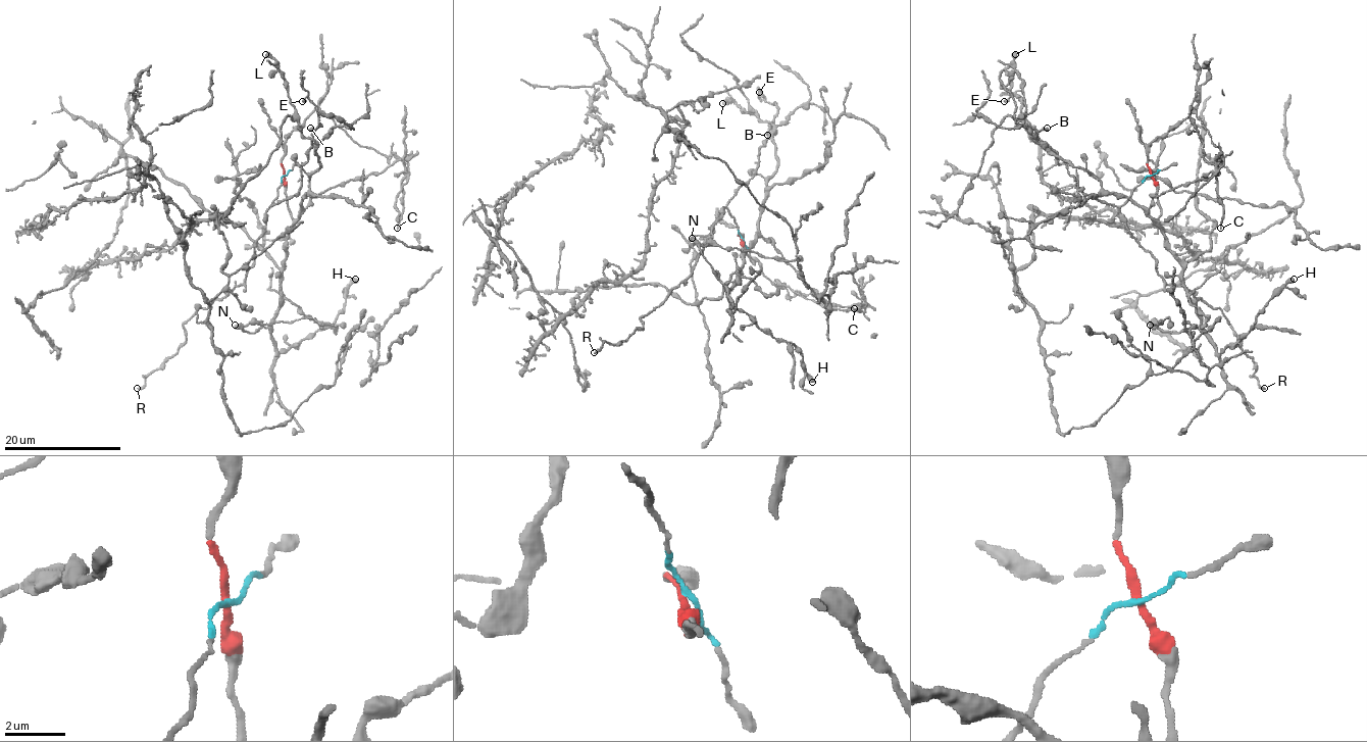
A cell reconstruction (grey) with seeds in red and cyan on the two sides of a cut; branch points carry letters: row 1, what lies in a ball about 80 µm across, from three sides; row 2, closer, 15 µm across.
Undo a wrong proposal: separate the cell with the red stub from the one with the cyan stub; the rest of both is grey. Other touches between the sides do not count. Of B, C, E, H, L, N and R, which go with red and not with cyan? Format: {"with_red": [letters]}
{"with_red": ["C", "H", "L", "N"]}

